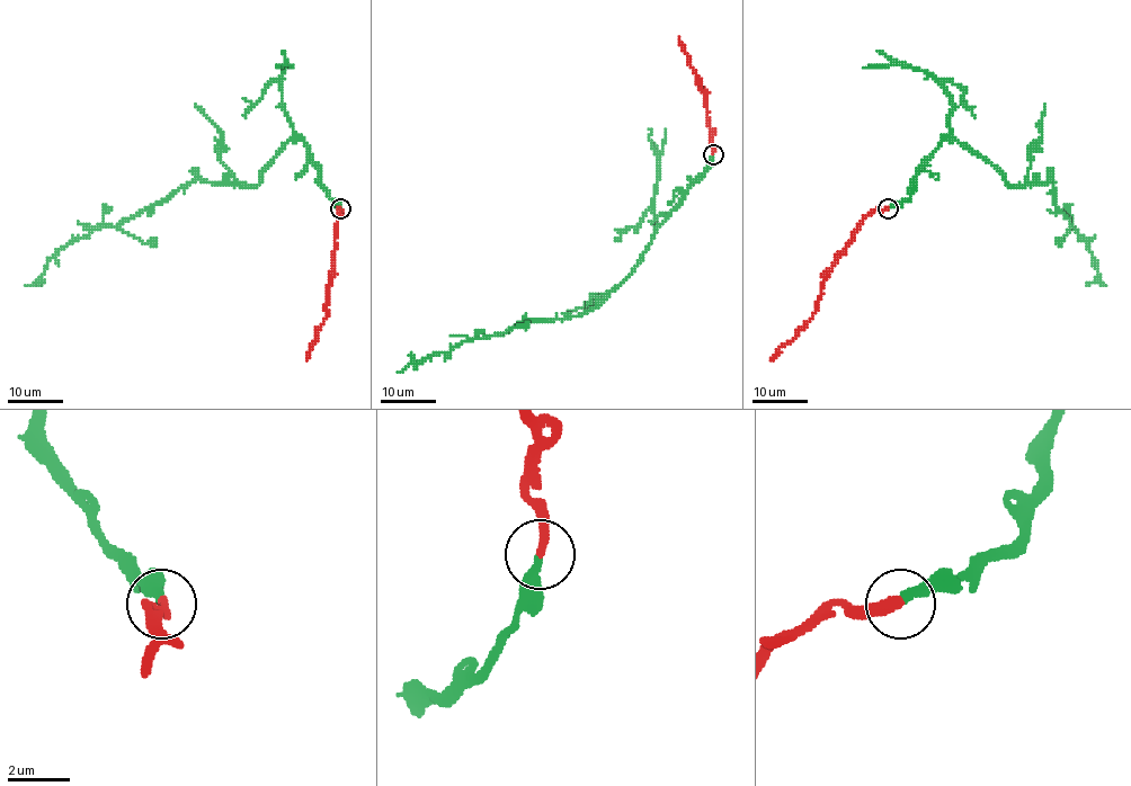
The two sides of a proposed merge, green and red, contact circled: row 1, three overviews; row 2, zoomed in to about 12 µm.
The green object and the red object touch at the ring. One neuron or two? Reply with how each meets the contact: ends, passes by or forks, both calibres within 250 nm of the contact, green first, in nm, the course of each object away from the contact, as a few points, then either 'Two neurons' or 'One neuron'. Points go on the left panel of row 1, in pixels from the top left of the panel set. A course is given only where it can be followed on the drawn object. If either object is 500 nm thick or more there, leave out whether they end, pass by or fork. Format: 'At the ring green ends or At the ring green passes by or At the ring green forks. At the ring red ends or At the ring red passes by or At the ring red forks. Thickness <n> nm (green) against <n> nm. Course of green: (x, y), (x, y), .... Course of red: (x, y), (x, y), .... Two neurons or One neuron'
At the ring green ends. At the ring red ends. Thickness 280 nm (green) against 320 nm. Course of green: (339, 210), (308, 145), (291, 140), (256, 185), (187, 182), (116, 225), (95, 225), (25, 284). Course of red: (341, 210), (326, 318), (306, 358). One neuron

